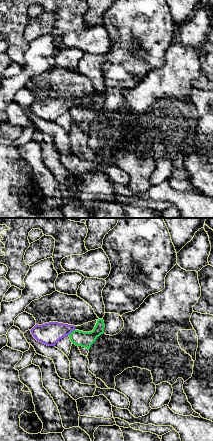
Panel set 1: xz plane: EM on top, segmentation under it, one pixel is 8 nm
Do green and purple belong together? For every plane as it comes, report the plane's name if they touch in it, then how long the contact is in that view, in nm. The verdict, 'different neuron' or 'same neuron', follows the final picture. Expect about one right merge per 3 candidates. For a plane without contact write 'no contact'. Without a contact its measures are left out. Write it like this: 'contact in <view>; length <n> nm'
contact in xz; length 70 nm

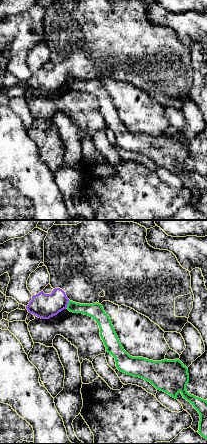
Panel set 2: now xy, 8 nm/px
contact in xy; length 70 nm

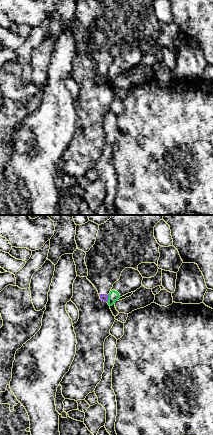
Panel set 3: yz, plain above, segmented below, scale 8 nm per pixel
contact in yz; length 70 nm

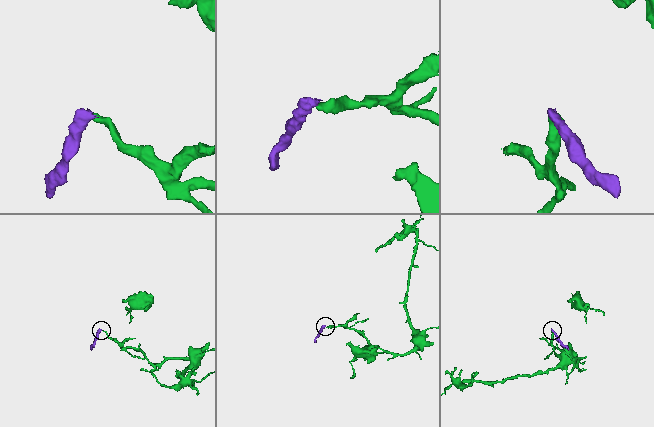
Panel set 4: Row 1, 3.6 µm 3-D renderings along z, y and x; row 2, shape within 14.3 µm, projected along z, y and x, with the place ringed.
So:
different neuron

